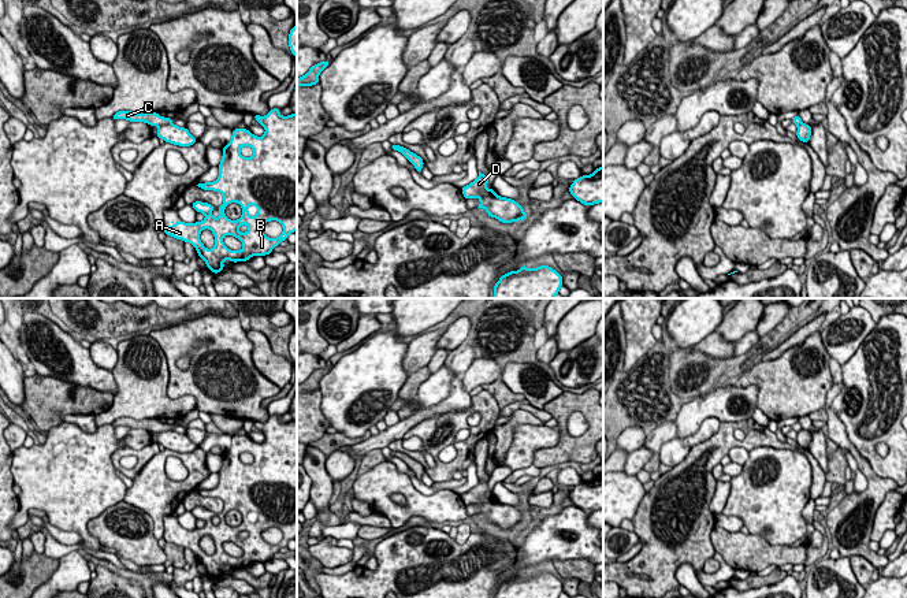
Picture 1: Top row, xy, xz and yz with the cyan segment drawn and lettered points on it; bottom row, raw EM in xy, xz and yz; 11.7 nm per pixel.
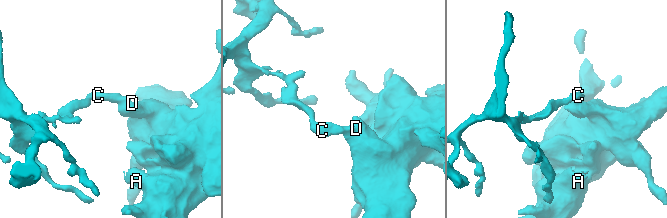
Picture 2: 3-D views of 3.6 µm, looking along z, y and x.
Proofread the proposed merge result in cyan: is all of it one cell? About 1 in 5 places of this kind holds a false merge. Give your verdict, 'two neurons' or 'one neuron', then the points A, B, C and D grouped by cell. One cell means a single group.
two neurons; A B D / C

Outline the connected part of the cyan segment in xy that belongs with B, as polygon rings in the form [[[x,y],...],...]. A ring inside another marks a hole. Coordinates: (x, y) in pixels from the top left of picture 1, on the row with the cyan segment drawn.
[[[274,108],[264,116],[253,115],[265,129],[261,137],[256,137],[248,129],[234,129],[231,141],[223,146],[223,156],[218,166],[218,179],[197,185],[202,190],[223,194],[223,204],[218,208],[220,215],[213,218],[213,205],[194,201],[192,204],[194,211],[205,215],[202,222],[171,222],[171,226],[164,226],[163,229],[166,235],[190,242],[213,274],[219,274],[224,268],[224,260],[233,263],[248,261],[253,256],[264,257],[272,253],[275,246],[286,241],[297,230],[297,114],[282,116],[279,111],[280,108]],[[242,146],[250,146],[253,156],[244,157],[239,152]],[[231,203],[237,203],[242,208],[242,216],[237,220],[228,219],[224,213],[226,207]],[[271,220],[278,220],[283,227],[278,238],[270,238],[261,231],[261,226]],[[205,229],[209,229],[215,237],[212,249],[205,248],[200,241],[200,234]],[[224,235],[234,235],[242,242],[244,248],[241,250],[228,249],[223,242]]]

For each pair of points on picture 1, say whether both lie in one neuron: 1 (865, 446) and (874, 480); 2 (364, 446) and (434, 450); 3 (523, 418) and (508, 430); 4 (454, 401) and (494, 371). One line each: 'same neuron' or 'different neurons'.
1: different neurons
2: different neurons
3: same neuron
4: different neurons

